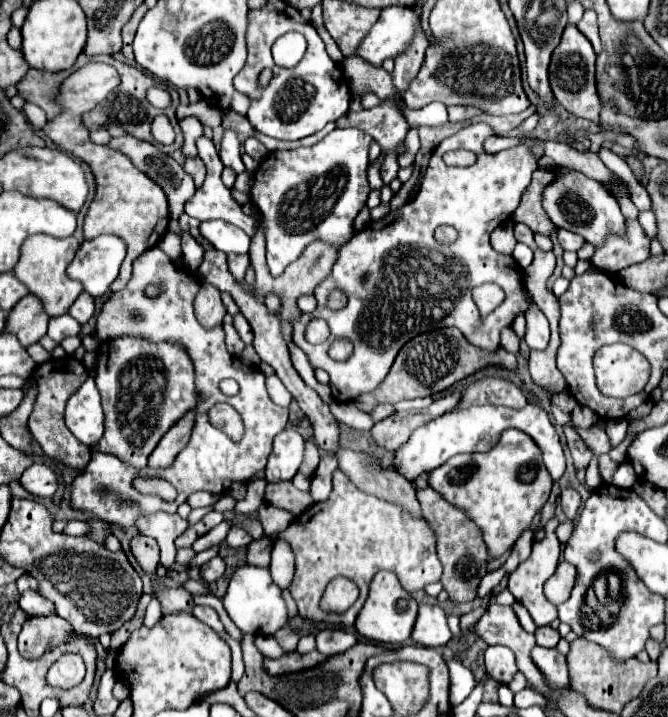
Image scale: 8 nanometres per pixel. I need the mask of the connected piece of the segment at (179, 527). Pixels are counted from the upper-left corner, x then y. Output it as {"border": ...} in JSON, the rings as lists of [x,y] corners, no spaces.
{"border":[[[154,512],[148,516],[140,516],[136,520],[136,528],[142,534],[148,534],[156,538],[160,546],[160,564],[170,572],[174,566],[174,540],[188,528],[186,519],[181,518],[178,514],[166,514],[166,512]]]}

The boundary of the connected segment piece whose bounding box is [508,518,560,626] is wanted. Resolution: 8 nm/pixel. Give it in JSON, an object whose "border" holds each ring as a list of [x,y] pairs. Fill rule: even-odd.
{"border":[[[552,518],[548,524],[546,524],[546,538],[540,540],[540,542],[534,542],[532,544],[532,554],[528,560],[520,562],[518,568],[508,576],[508,590],[514,594],[514,598],[530,612],[532,620],[536,626],[548,626],[552,620],[558,618],[558,608],[544,596],[544,584],[546,580],[556,572],[556,566],[558,566],[558,556],[560,556],[560,542],[554,534],[558,526],[558,520]]]}

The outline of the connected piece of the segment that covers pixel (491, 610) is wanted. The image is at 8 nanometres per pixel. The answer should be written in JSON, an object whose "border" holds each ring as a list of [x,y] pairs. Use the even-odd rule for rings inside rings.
{"border":[[[490,604],[488,610],[484,612],[484,616],[474,626],[474,630],[488,644],[508,646],[516,656],[518,670],[526,676],[526,680],[536,690],[540,690],[544,696],[548,696],[550,690],[548,690],[548,686],[544,682],[544,676],[532,664],[532,658],[530,658],[530,650],[536,646],[536,640],[534,640],[532,634],[524,632],[524,628],[520,626],[512,606]]]}

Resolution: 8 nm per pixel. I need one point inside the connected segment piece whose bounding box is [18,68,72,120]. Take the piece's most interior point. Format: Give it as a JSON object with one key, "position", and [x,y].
{"position":[40,87]}

